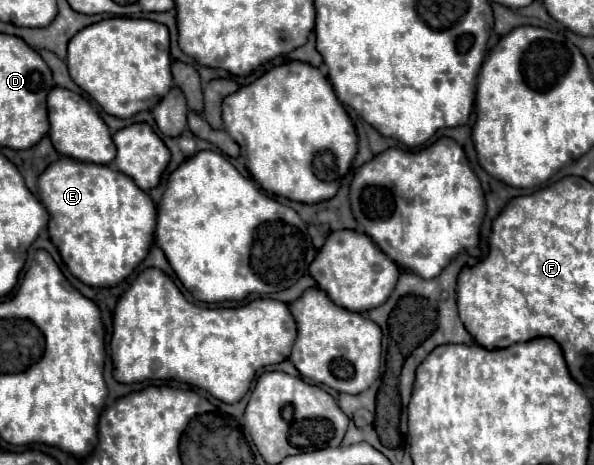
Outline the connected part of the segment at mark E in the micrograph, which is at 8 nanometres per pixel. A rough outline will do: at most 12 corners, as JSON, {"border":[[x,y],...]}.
{"border":[[70,157],[38,179],[70,273],[114,287],[148,255],[152,199]]}

